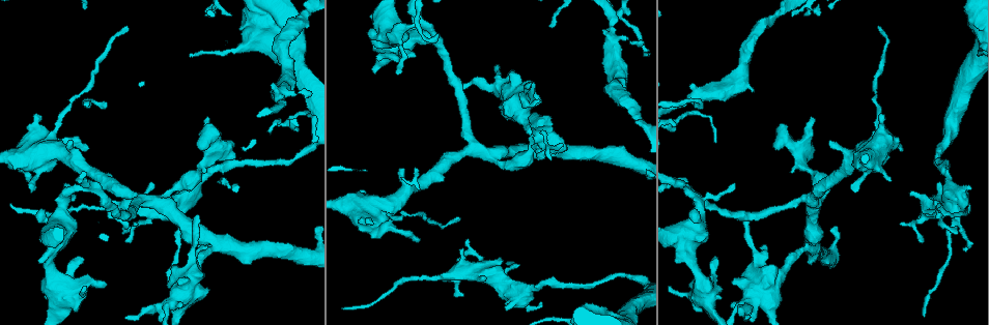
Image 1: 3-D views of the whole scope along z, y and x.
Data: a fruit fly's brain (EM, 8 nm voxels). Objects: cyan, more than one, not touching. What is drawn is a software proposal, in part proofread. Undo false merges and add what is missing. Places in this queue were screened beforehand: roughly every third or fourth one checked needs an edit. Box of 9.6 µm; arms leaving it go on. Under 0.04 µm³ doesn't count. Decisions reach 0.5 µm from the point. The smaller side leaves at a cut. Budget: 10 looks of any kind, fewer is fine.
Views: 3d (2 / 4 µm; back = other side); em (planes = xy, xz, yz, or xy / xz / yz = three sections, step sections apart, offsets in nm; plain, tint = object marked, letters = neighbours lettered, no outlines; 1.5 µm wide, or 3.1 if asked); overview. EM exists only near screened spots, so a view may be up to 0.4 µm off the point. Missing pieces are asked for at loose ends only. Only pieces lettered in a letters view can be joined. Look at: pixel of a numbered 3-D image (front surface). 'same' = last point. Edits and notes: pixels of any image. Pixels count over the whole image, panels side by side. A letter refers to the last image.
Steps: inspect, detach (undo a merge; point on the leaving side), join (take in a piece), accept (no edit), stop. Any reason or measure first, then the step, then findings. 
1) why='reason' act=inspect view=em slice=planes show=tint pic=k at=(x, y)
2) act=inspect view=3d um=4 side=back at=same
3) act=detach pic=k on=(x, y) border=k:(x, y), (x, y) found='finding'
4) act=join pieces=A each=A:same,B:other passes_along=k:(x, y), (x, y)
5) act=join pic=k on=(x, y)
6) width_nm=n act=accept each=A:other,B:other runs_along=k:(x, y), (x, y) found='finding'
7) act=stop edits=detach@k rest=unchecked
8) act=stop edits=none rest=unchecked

why='branch stops here' act=inspect view=em slice=planes show=letters pic=1 at=(197, 216)

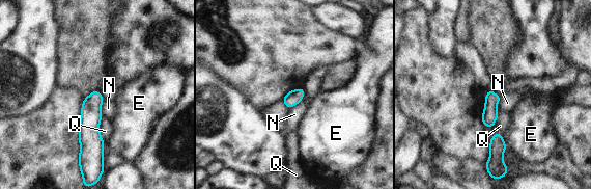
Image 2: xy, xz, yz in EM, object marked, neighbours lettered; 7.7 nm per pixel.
act=accept each=E:other,N:other,Q:other runs_along=2:(96, 93), (90, 109), (90, 159) found='none of them fits'

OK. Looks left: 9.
why='free end' act=inspect view=3d um=4 pic=1 at=(208, 119)

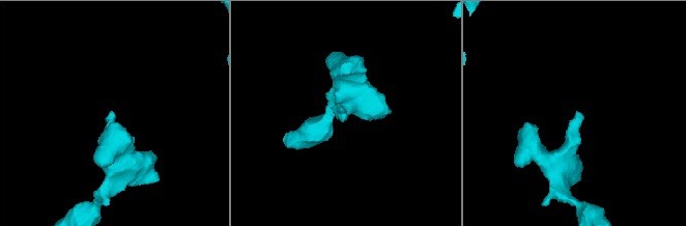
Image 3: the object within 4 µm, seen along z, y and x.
act=inspect view=em slice=planes show=letters pic=3 at=(347, 116)

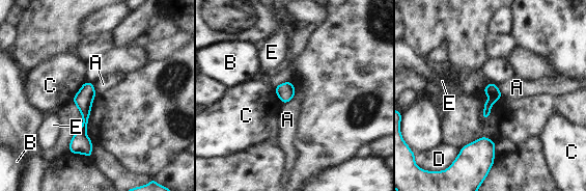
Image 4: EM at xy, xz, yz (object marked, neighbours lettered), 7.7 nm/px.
act=accept each=A:other,B:other,C:other,D:other,E:other found='no lettered piece goes on from it'

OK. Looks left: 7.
act=inspect view=em slice=yz step=8 show=tint pic=1 at=(752, 90)

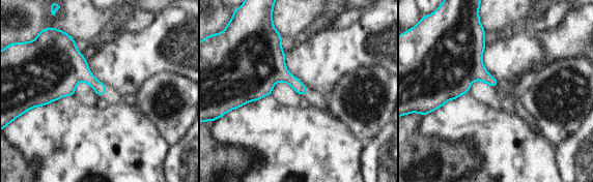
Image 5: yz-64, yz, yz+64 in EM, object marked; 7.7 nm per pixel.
act=inspect view=em slice=planes show=letters at=same

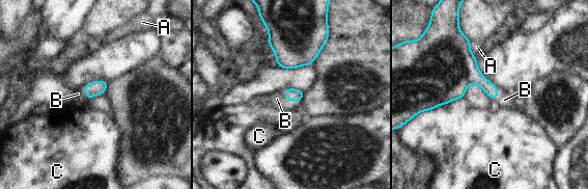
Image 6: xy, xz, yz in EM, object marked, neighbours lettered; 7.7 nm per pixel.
act=join pieces=B each=A:other,B:same,C:other passes_along=6:(292, 95), (290, 100), (277, 99) found='the cell continues'

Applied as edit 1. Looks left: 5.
act=inspect view=overview

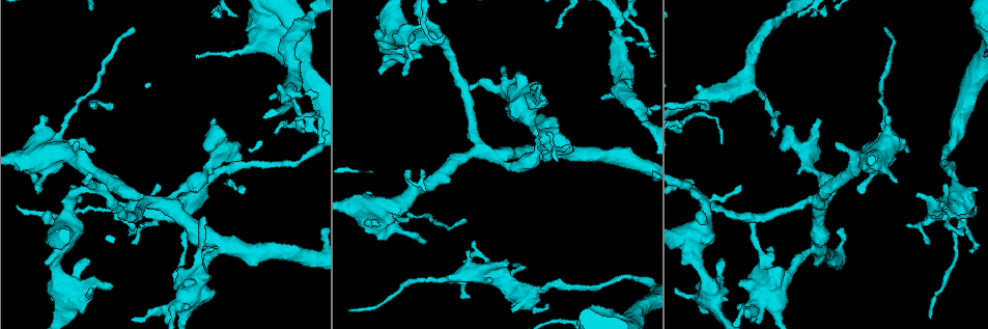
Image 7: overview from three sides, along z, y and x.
why='free end' act=inspect view=3d um=4 pic=7 at=(366, 231)

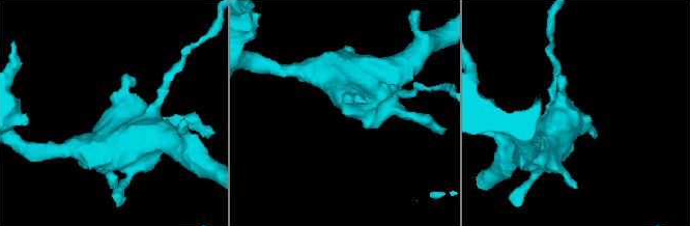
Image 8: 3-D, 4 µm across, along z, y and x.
why='shape alone is not enough' act=inspect view=em slice=yz step=4 show=letters pic=8 at=(576, 112)

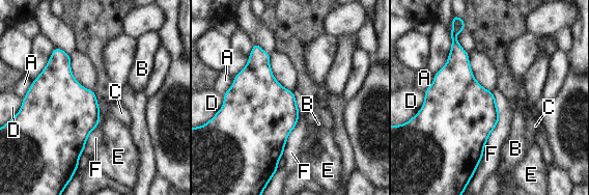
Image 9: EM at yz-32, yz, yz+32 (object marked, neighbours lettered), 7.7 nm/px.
act=accept each=A:other,B:other,C:other,D:other,E:other,F:other border=9:(500, 116), (487, 138), (480, 160) found='no lettered piece goes on from it'

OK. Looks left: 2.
act=stop edits=join@6 rest=unchecked

